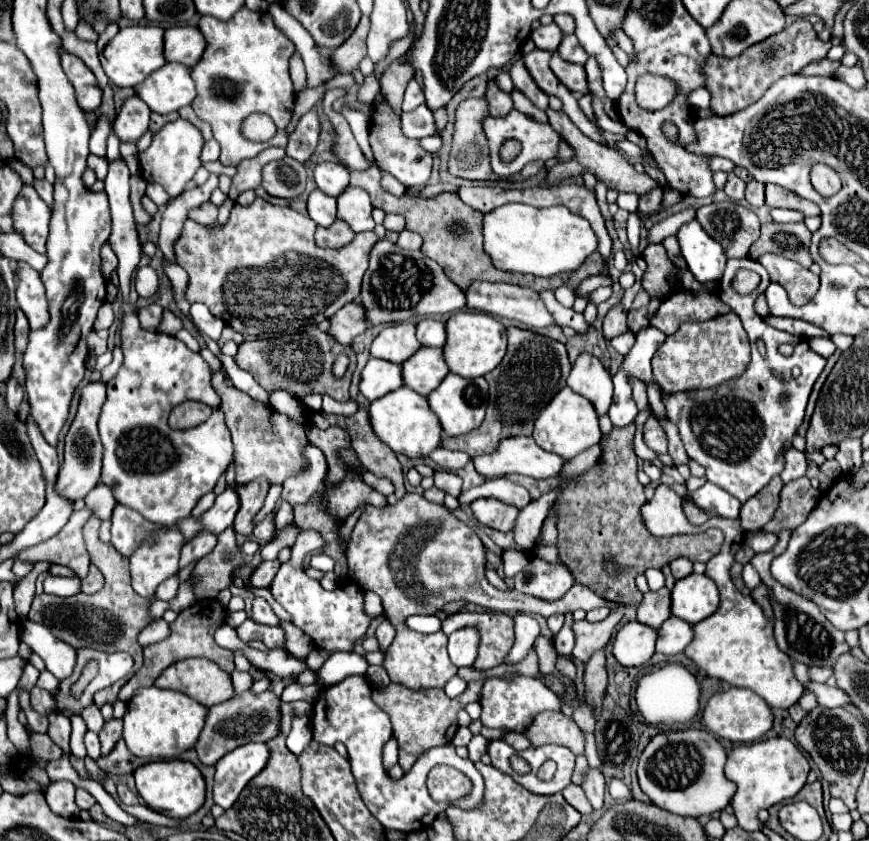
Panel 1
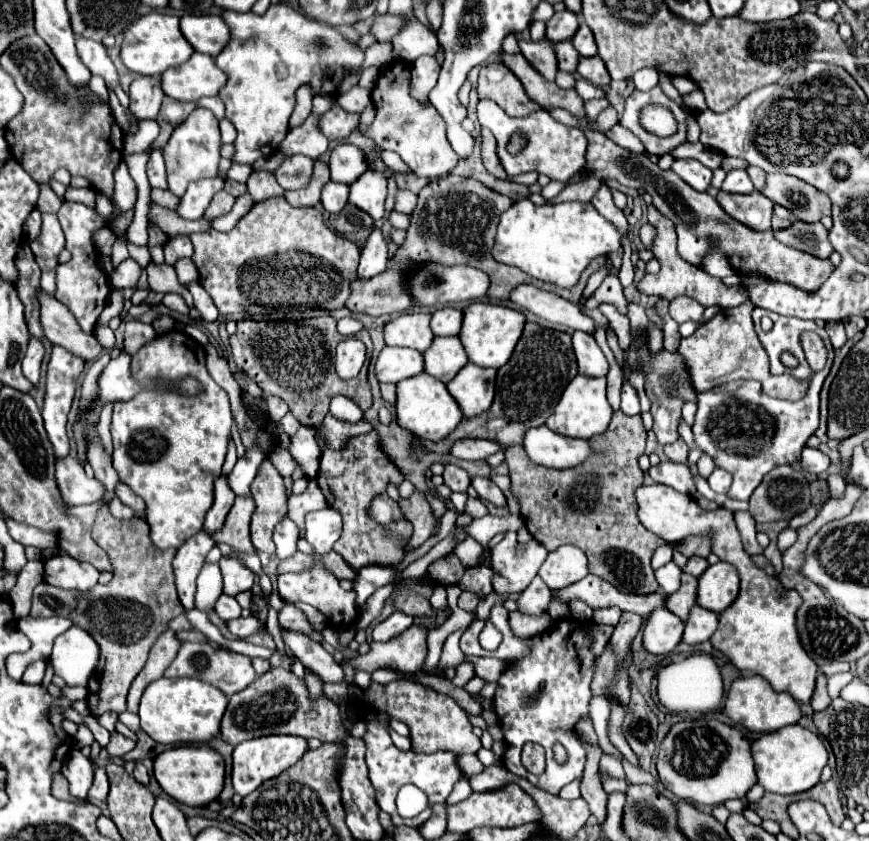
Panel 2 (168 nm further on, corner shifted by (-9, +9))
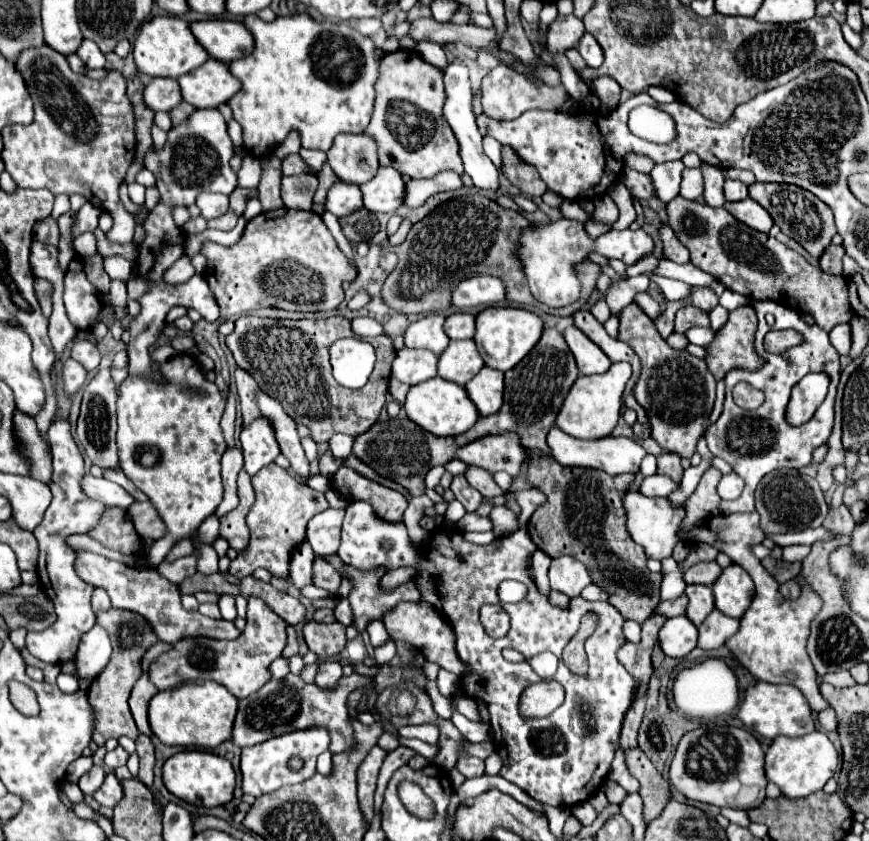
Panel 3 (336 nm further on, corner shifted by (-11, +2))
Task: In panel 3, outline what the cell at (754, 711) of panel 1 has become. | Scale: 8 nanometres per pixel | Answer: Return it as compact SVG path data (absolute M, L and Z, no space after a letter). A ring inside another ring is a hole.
M759 681L757 685L753 685L745 691L745 699L741 703L737 717L743 721L745 727L749 727L751 731L755 731L767 739L775 739L779 735L803 737L803 735L815 731L813 711L807 705L807 699L803 697L803 693L793 685L771 685L771 683Z

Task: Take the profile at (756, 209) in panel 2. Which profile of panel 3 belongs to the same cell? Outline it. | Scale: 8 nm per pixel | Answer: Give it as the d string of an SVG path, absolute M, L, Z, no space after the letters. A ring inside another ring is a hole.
M745 199L745 201L737 201L737 203L725 203L725 209L739 219L741 223L749 225L751 229L769 233L769 229L773 227L773 219L767 215L767 211L753 199Z

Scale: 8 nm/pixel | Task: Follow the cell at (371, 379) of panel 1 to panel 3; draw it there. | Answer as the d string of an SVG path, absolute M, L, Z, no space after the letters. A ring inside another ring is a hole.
M403 347L397 351L391 375L407 385L417 385L437 375L437 361L439 357L427 349Z

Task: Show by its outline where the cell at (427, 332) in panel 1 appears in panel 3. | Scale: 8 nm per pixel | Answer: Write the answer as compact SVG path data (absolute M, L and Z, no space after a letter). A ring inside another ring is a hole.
M451 313L445 321L445 333L449 339L473 339L475 315L473 313Z

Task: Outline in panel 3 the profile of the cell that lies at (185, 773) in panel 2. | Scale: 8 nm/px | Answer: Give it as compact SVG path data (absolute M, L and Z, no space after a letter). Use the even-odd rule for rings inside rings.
M181 751L181 753L177 753L165 761L163 781L165 781L165 787L169 789L169 793L173 793L175 797L179 797L191 805L219 807L219 805L225 805L233 799L237 775L235 775L233 765L215 753Z

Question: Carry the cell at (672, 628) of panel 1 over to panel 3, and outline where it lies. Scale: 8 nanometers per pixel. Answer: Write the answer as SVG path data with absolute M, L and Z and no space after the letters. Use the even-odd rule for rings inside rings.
M715 609L699 627L699 647L719 649L737 631L739 631L739 619L731 619Z

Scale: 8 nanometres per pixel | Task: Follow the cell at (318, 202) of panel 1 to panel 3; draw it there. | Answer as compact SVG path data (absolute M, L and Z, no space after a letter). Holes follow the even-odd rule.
M337 181L331 185L325 199L325 209L329 213L333 213L335 217L347 217L361 207L363 207L363 195L359 185L351 185L343 181Z

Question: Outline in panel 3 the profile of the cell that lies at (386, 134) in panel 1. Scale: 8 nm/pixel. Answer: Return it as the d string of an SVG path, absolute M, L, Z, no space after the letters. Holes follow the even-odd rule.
M397 49L383 55L381 77L375 85L375 109L365 133L373 135L379 145L379 161L411 179L431 179L439 171L453 169L463 173L455 133L443 117L443 71L419 57L415 51Z

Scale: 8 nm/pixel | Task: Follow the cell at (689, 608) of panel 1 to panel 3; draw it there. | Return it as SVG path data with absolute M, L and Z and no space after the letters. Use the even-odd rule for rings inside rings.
M733 563L727 569L723 569L721 577L715 581L713 595L715 595L715 607L721 613L741 619L753 601L755 585L751 575L743 567Z

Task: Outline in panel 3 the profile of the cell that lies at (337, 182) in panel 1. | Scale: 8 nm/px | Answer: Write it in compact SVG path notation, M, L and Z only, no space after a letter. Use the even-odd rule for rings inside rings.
M339 133L327 151L327 163L341 181L361 185L367 179L359 177L371 179L379 169L375 139L367 133Z

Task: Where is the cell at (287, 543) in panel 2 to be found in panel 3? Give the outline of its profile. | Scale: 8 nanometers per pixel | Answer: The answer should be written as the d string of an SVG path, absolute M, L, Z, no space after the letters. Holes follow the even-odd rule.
M303 543L299 545L293 555L291 555L291 581L295 583L297 589L305 587L305 585L311 585L311 577L313 577L313 551L311 551L311 545L309 543Z

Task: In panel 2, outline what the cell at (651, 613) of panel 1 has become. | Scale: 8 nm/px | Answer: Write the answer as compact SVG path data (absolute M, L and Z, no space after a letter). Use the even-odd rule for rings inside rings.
M683 572L681 586L677 592L667 594L665 608L671 610L673 614L677 614L681 620L687 620L687 612L695 604L695 596L697 596L697 578Z

